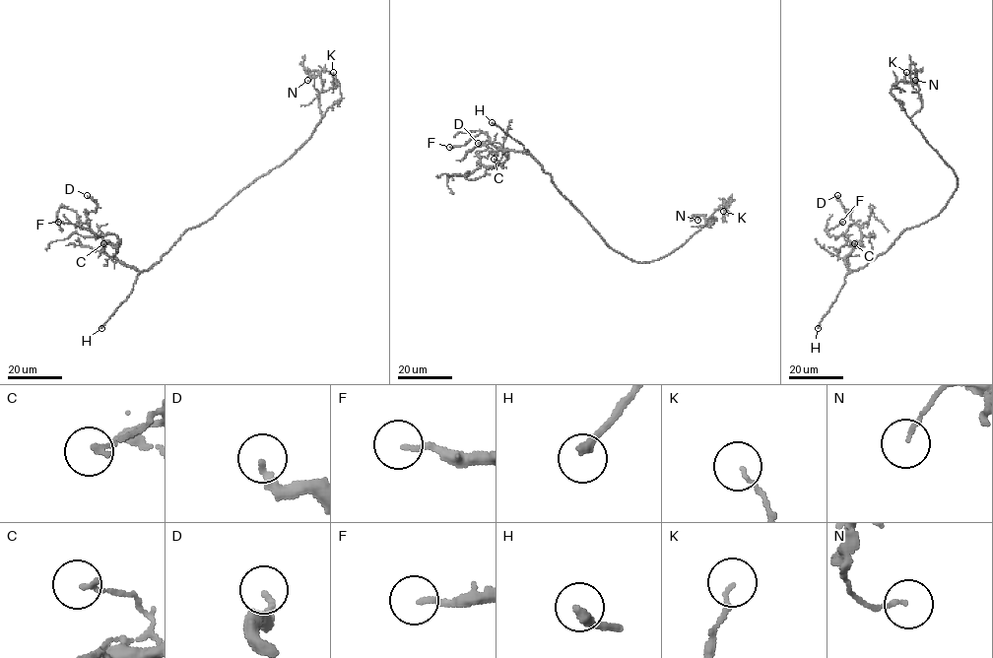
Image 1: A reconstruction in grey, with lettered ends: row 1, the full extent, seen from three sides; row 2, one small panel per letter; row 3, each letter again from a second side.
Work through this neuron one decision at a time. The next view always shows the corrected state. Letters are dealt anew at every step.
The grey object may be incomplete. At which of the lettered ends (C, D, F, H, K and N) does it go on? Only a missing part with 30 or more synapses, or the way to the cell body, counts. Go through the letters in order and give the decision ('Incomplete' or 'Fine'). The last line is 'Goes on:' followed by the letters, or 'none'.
C: Fine
D: Fine
F: Fine
H: Incomplete
K: Fine
N: Fine
Goes on: H

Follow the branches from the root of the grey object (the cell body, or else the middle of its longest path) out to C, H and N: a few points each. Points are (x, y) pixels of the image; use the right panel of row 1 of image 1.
C: (923, 223), (906, 229), (885, 252), (864, 267), (849, 271), (846, 257), (860, 242), (854, 243)
H: (923, 223), (906, 229), (885, 252), (846, 275), (836, 299), (818, 328)
N: (923, 223), (944, 208), (958, 178), (911, 119), (922, 103), (910, 78), (915, 80)

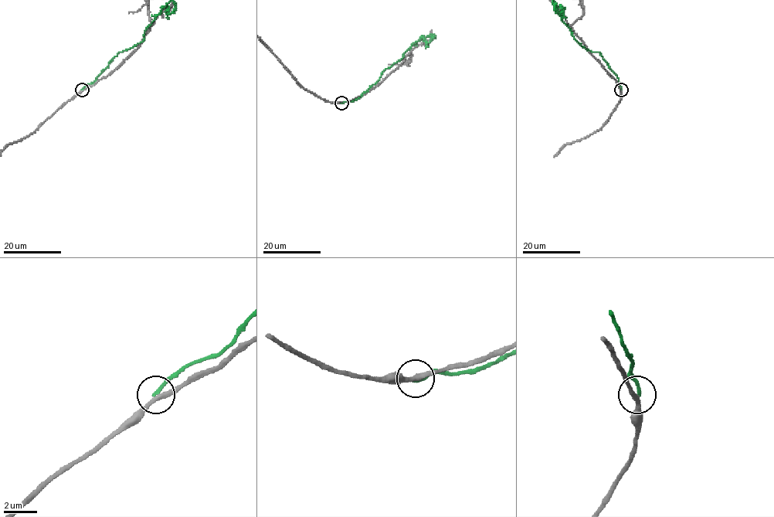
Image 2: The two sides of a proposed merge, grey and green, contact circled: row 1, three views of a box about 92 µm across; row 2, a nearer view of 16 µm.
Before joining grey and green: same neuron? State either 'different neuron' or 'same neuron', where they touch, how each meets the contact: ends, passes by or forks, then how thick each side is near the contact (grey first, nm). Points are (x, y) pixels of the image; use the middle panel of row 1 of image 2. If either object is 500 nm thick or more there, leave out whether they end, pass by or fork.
different neuron; place (341, 103); grey passes by; green ends; calibres 280 and 190 nm

